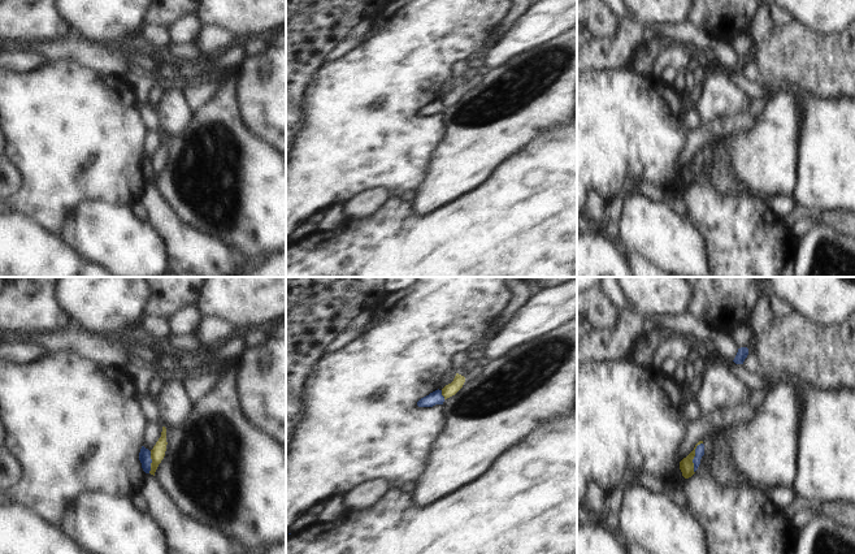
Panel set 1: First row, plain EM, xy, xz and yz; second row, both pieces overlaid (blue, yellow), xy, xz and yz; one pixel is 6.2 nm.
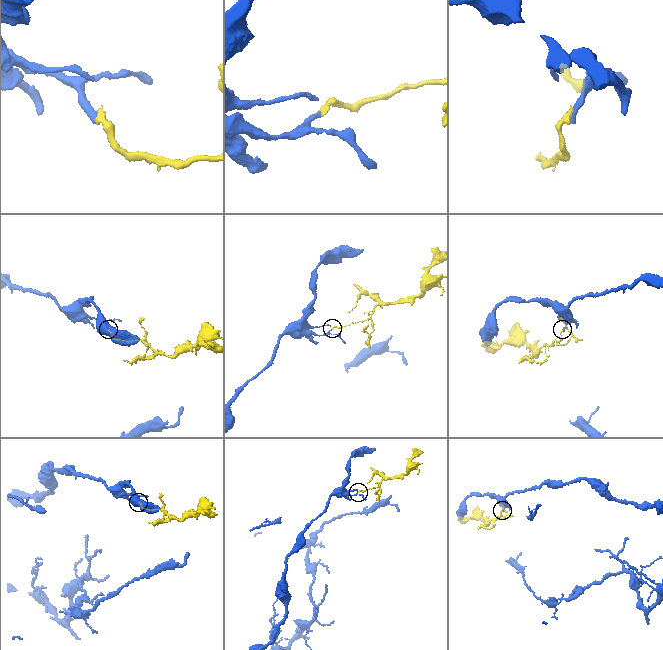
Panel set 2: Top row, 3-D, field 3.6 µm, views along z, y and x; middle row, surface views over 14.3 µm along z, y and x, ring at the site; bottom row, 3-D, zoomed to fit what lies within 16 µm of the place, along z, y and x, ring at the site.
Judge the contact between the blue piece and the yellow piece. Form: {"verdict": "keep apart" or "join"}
{"verdict": "keep apart"}

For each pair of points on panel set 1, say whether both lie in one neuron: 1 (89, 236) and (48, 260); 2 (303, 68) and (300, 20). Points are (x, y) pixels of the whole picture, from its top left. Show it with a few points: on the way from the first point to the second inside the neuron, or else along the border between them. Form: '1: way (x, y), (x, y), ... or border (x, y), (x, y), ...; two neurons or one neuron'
1: border (57, 234), (83, 260); two neurons
2: way (300, 56), (300, 31); one neuron

